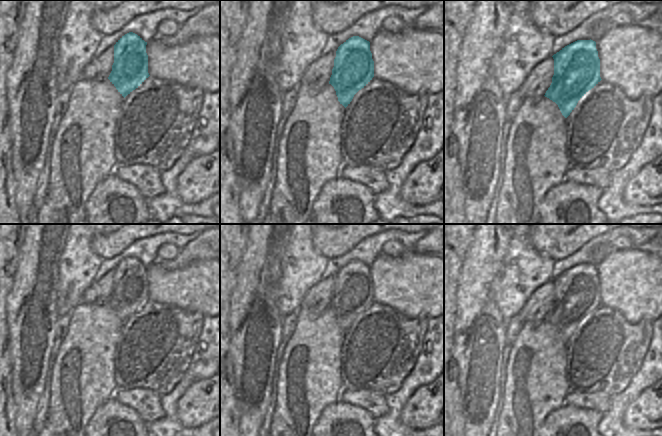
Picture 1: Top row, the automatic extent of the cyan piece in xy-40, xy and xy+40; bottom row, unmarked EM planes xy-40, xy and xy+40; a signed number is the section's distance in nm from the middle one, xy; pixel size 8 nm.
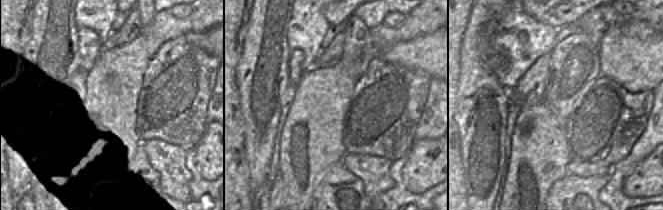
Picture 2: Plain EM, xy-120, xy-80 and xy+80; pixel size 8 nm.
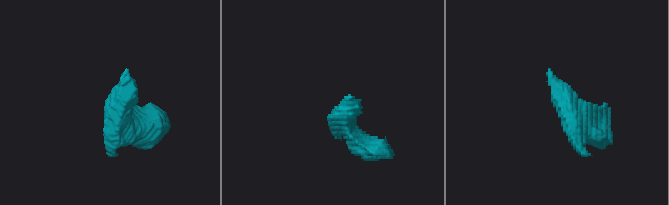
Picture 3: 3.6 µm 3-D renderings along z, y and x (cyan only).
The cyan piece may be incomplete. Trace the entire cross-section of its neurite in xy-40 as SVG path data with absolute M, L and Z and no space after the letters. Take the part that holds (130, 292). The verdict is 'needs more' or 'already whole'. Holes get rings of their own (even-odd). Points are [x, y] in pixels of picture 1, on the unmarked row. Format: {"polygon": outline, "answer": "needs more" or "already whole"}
{"polygon": "M133 256L122 260L114 269L114 287L108 303L124 322L150 300L146 269Z", "answer": "already whole"}

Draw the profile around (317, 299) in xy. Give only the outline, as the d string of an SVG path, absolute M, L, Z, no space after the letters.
M336 276L322 278L304 295L300 308L309 314L321 314L330 305Z

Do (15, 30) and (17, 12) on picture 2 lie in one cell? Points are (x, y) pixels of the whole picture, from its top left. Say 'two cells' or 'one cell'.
one cell

